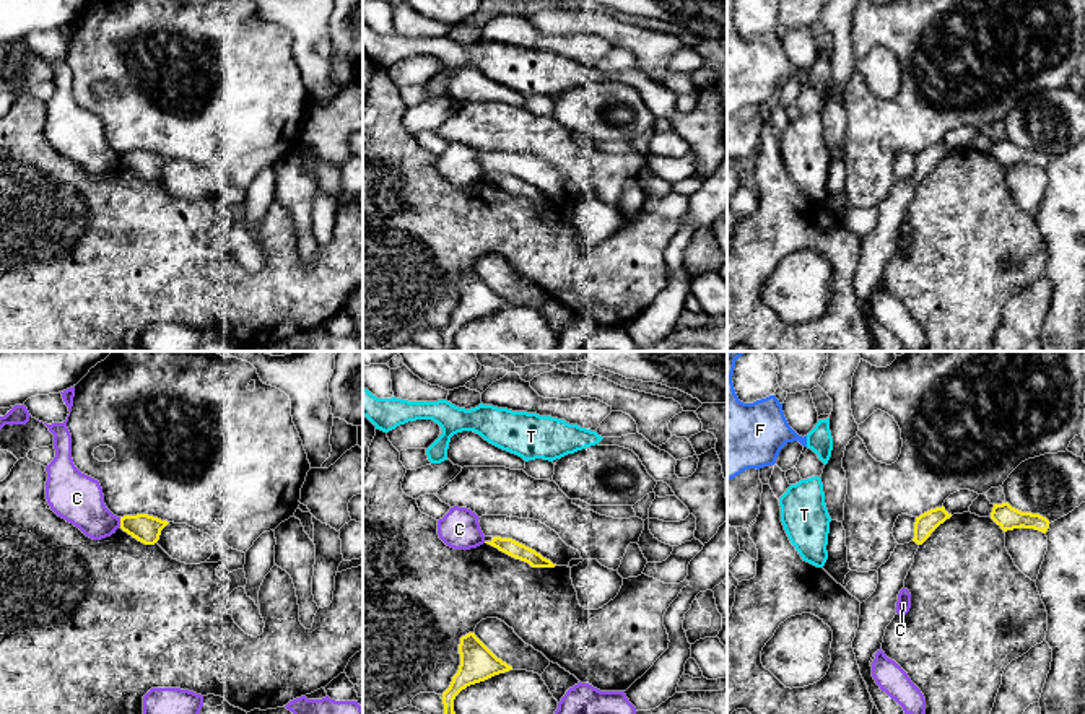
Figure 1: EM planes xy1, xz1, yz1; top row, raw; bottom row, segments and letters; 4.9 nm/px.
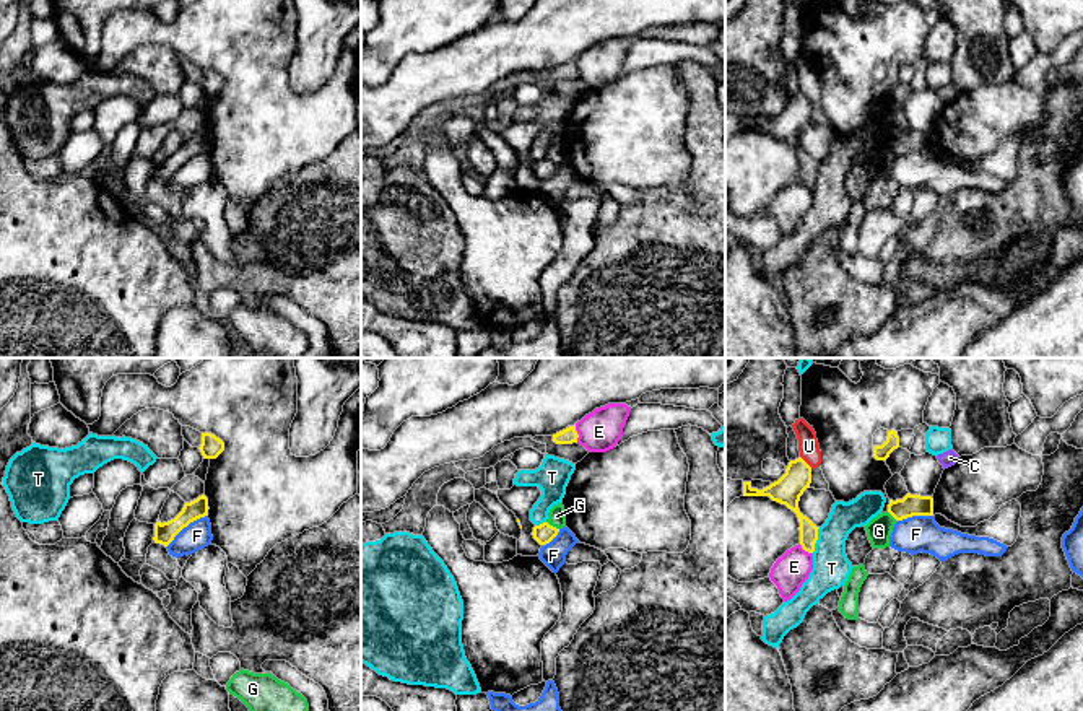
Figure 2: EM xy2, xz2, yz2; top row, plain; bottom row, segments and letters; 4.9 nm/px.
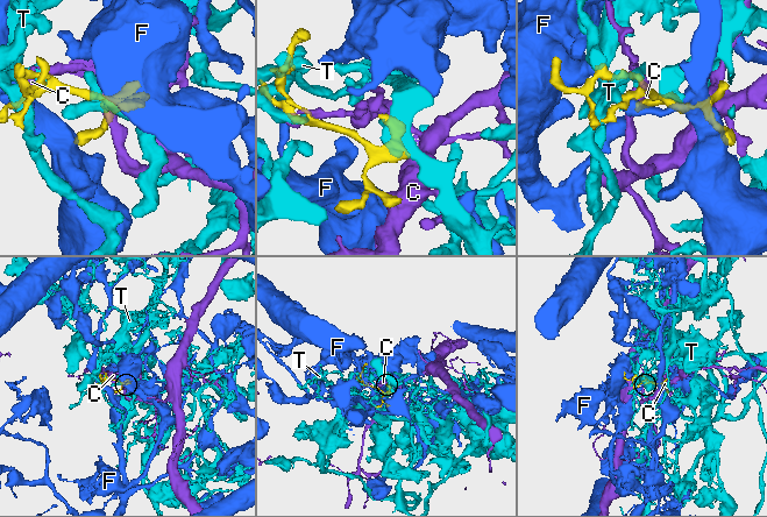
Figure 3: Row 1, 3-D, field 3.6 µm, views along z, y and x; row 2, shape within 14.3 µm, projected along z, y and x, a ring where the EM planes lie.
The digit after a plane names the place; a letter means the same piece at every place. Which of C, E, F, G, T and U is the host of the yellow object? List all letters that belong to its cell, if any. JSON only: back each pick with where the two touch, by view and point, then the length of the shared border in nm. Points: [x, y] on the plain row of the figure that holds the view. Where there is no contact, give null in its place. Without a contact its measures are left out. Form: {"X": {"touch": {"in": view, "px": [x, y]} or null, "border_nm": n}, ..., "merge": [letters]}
{"merge": []}

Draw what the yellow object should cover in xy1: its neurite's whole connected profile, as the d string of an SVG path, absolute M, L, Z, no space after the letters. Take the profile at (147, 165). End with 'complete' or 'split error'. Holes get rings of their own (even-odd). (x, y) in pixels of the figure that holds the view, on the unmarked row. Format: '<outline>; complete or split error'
M148 150L120 153L120 164L145 181L155 181L168 159Z; complete

